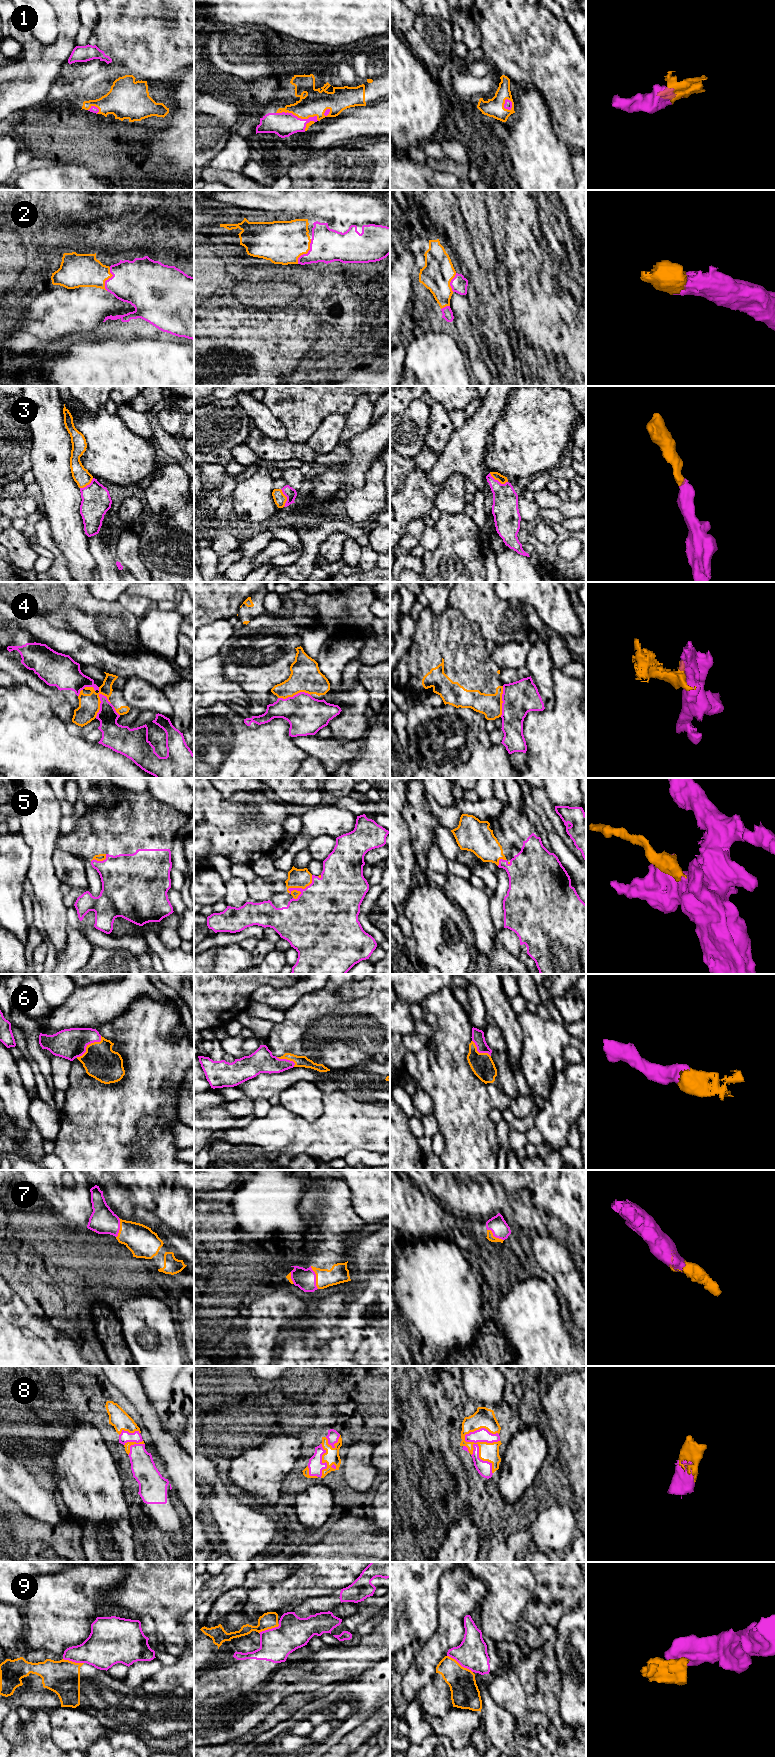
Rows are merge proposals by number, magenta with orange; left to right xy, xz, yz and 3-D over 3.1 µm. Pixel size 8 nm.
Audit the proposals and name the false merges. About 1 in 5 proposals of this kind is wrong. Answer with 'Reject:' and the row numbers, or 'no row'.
Reject: 4, 9

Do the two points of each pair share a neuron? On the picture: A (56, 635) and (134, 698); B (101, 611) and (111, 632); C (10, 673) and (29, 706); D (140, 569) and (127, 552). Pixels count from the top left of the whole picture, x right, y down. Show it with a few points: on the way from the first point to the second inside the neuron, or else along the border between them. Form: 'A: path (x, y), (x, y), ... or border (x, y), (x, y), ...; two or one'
A: border (126, 679), (140, 677), (149, 684); two
B: path (99, 617), (99, 623), (105, 629); one
C: border (10, 688), (27, 686), (41, 693); two
D: path (136, 565), (128, 556); one

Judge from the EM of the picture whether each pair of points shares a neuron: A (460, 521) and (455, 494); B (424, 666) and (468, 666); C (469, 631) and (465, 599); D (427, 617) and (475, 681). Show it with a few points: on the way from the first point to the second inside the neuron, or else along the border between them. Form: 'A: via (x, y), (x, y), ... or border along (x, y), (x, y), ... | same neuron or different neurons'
A: border along (441, 512), (464, 513) | different neurons
B: via (435, 666), (457, 666) | same neuron
C: border along (449, 606), (473, 622), (483, 638) | different neurons
D: via (432, 634), (430, 648), (452, 670), (456, 670) | same neuron

